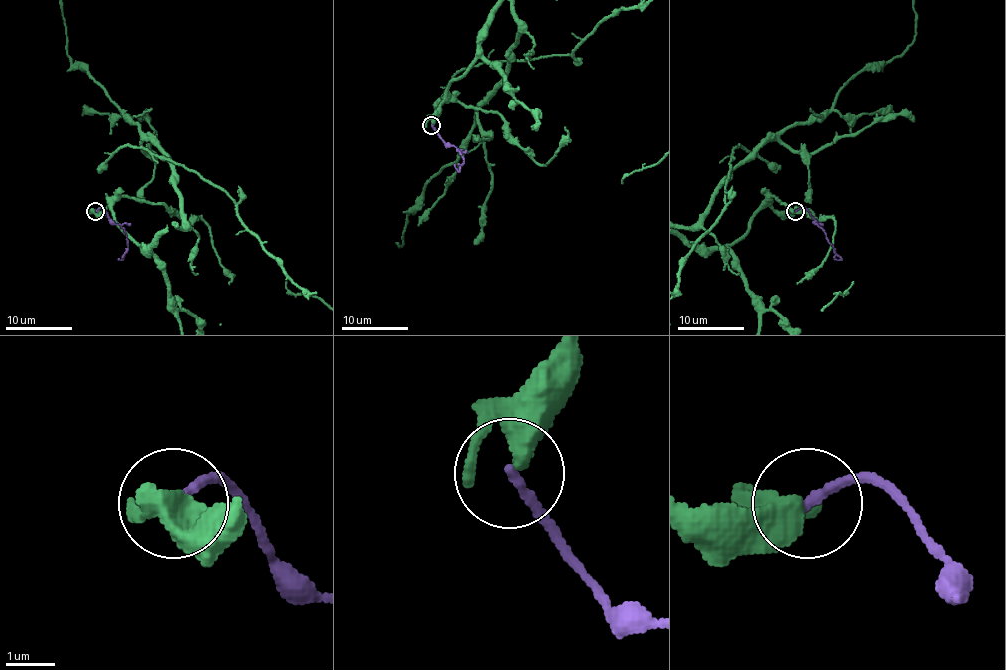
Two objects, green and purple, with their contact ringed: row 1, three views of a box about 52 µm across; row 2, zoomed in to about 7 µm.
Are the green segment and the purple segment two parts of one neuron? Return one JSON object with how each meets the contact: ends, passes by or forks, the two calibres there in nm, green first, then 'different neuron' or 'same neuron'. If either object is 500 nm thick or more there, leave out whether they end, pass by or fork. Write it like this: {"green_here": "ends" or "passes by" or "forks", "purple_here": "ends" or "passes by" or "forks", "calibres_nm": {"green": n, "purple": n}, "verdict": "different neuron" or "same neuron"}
{"calibres_nm": {"green": 550, "purple": 200}, "verdict": "different neuron"}

